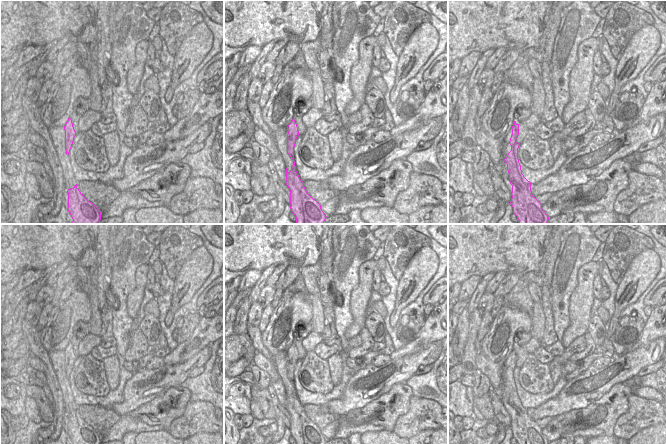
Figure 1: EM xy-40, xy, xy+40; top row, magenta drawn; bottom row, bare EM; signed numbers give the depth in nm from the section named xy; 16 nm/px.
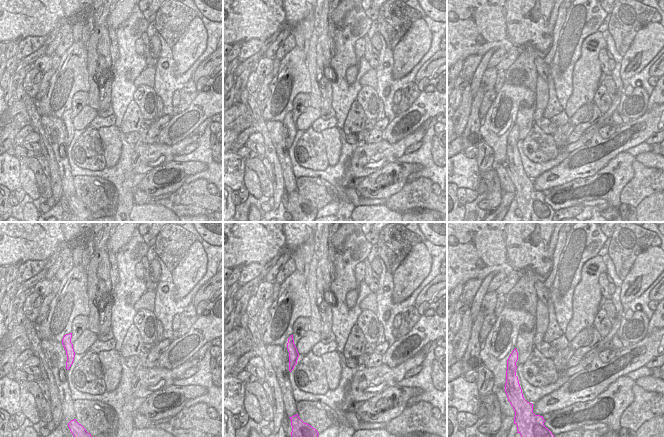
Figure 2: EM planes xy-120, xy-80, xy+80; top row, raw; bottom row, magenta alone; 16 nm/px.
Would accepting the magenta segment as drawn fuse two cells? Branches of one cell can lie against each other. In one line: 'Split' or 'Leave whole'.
Leave whole

